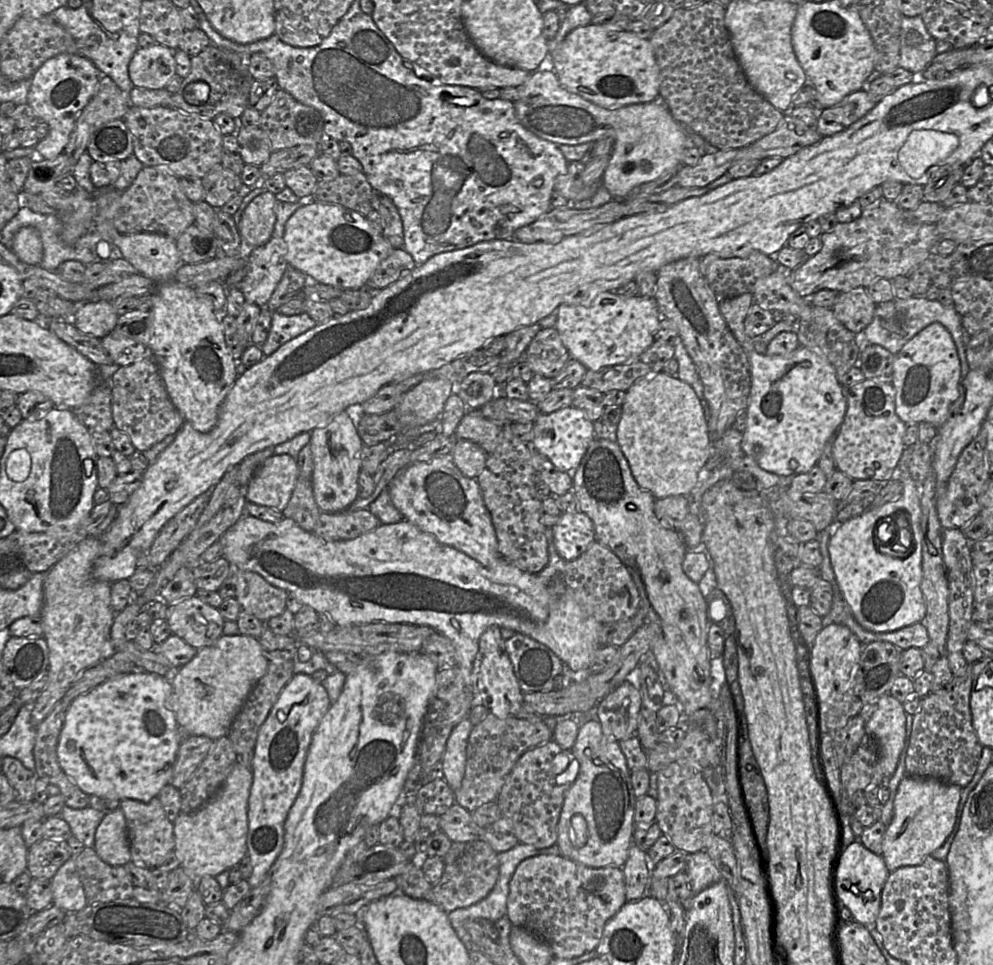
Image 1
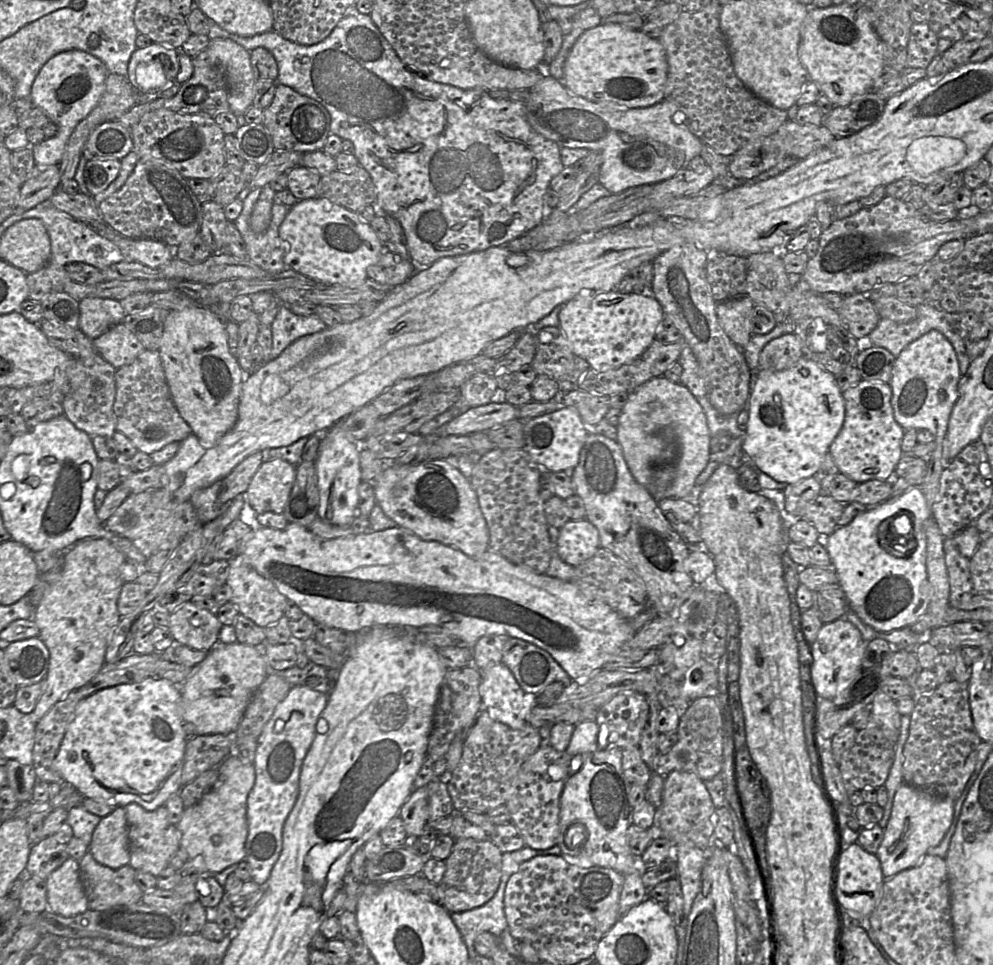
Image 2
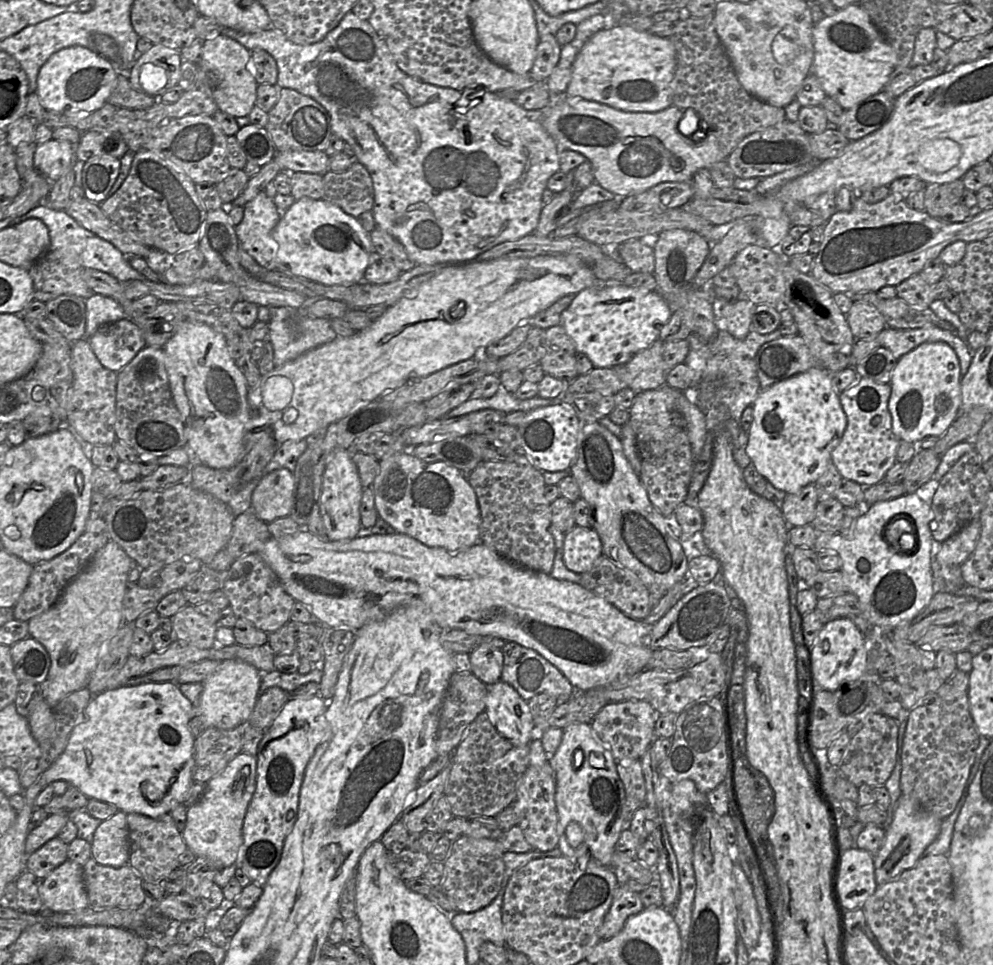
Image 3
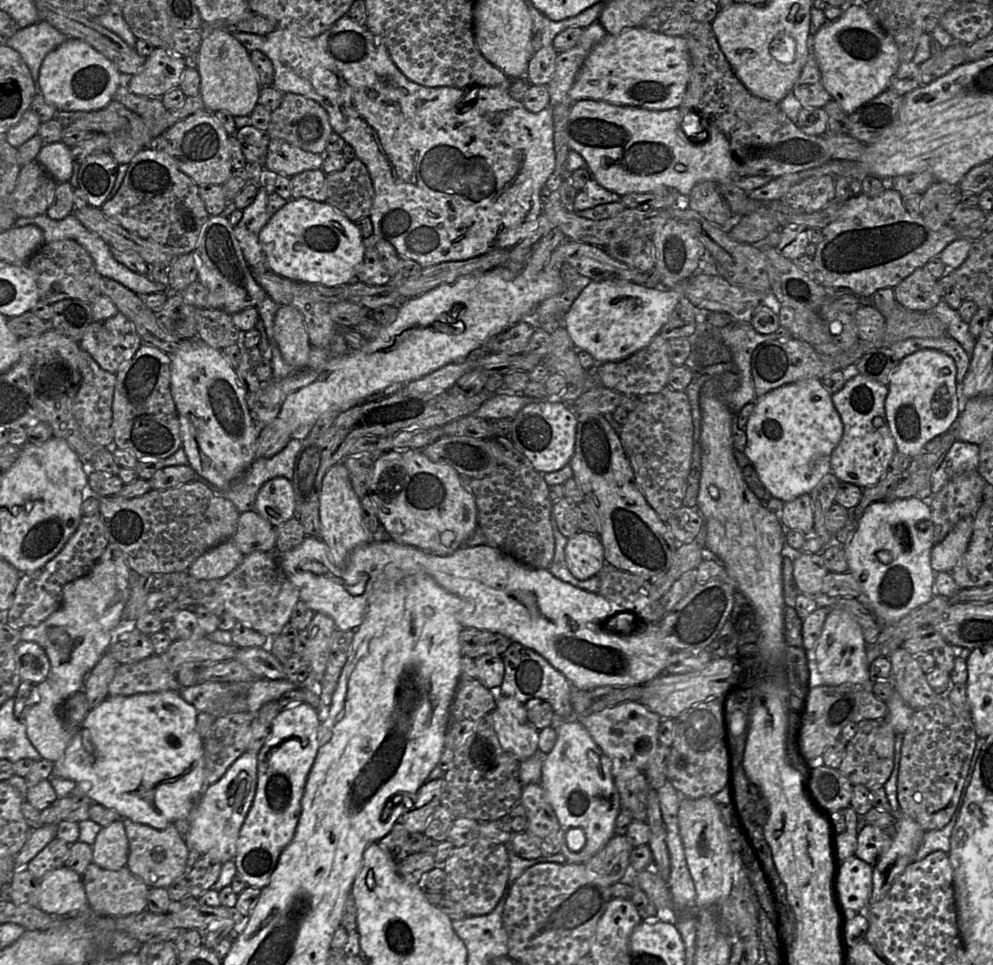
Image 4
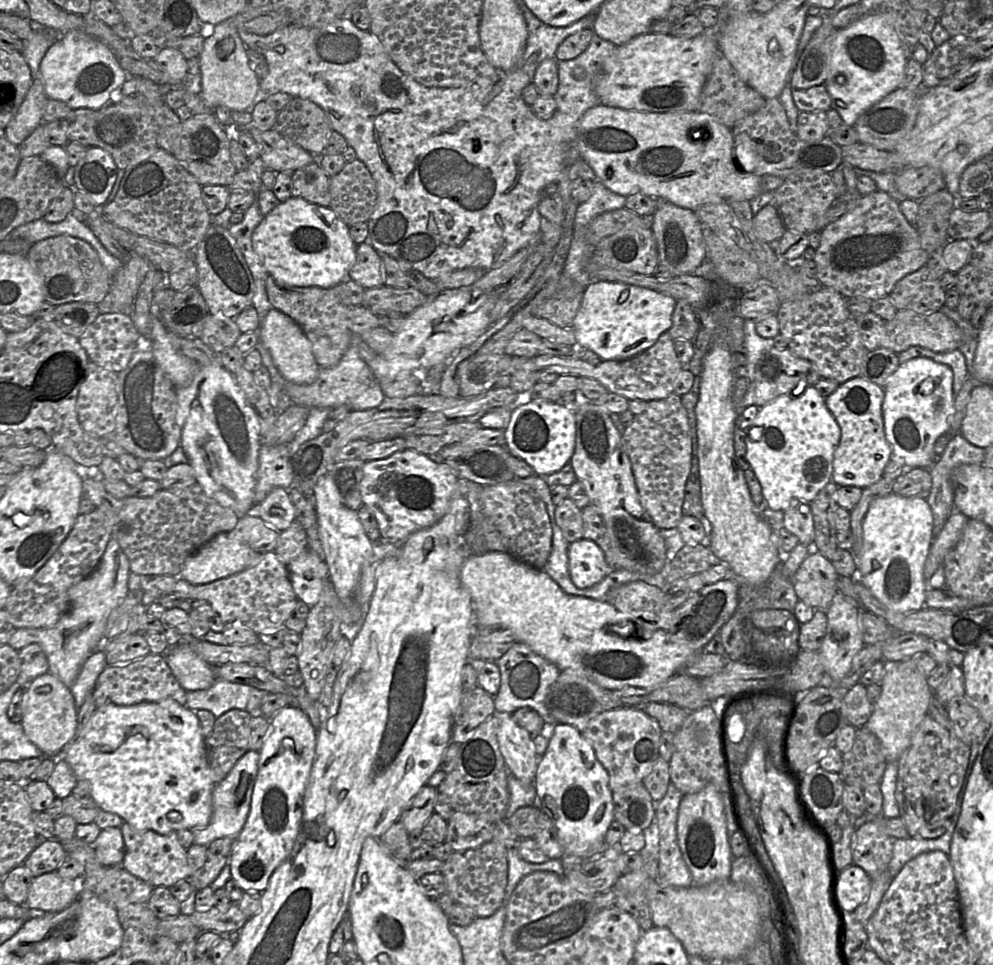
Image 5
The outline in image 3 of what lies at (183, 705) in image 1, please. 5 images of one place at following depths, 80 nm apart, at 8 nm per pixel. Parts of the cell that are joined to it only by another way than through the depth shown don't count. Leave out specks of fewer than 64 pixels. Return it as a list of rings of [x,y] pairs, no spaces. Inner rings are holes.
[[[235,659],[223,660],[217,670],[203,682],[202,692],[195,706],[195,712],[203,718],[206,728],[233,729],[246,724],[260,694],[260,684],[261,672],[253,665]]]

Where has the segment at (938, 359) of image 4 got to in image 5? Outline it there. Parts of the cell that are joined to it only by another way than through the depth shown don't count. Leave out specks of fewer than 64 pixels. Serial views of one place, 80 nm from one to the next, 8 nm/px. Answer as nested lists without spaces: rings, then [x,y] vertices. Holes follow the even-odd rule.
[[[926,357],[900,363],[886,380],[882,403],[884,432],[892,454],[903,458],[910,468],[930,469],[941,457],[935,454],[934,444],[950,428],[954,402],[953,371],[949,366]]]

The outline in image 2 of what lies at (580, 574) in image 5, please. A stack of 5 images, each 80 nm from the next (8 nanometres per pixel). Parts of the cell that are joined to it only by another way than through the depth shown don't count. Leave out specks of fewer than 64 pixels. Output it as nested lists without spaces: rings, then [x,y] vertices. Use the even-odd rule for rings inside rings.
[[[570,519],[559,529],[558,555],[572,567],[593,557],[599,548],[599,532],[587,519],[580,521]]]

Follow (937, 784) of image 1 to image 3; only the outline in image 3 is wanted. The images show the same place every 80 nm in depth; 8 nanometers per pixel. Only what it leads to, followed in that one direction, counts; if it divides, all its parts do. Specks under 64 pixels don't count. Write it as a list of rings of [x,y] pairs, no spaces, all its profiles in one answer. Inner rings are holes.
[[[901,794],[896,803],[893,820],[885,831],[883,845],[874,856],[877,884],[883,885],[912,868],[923,856],[924,850],[937,838],[942,821],[922,810],[910,797]]]

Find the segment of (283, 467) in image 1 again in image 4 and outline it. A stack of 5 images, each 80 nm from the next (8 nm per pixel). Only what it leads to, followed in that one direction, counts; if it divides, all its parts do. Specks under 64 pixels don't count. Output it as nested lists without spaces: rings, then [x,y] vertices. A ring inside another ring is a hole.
[[[284,477],[268,480],[258,491],[254,511],[273,527],[296,515],[292,481]]]

